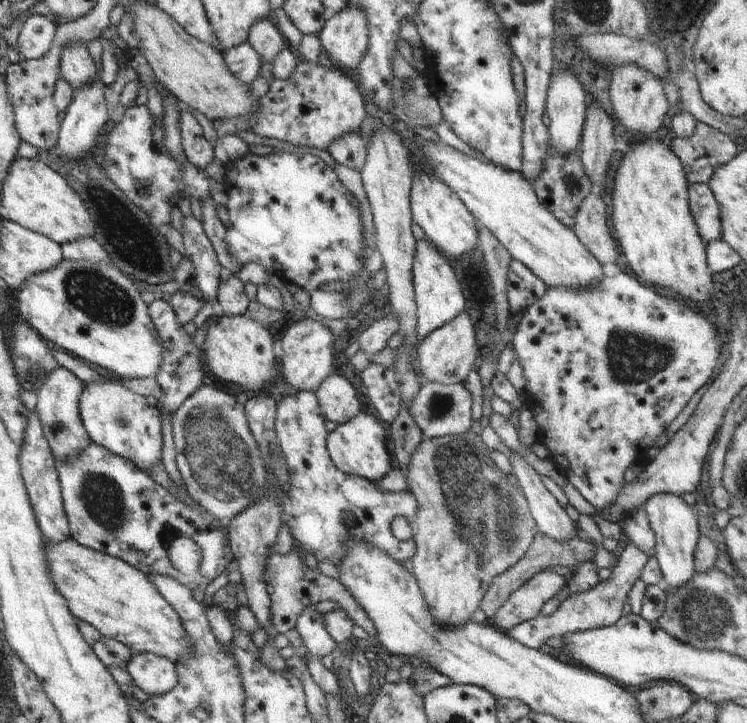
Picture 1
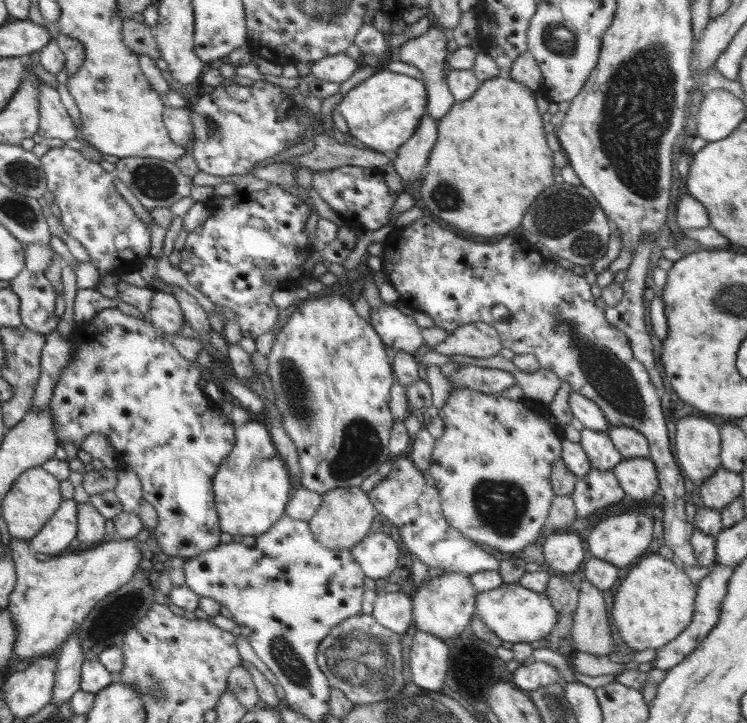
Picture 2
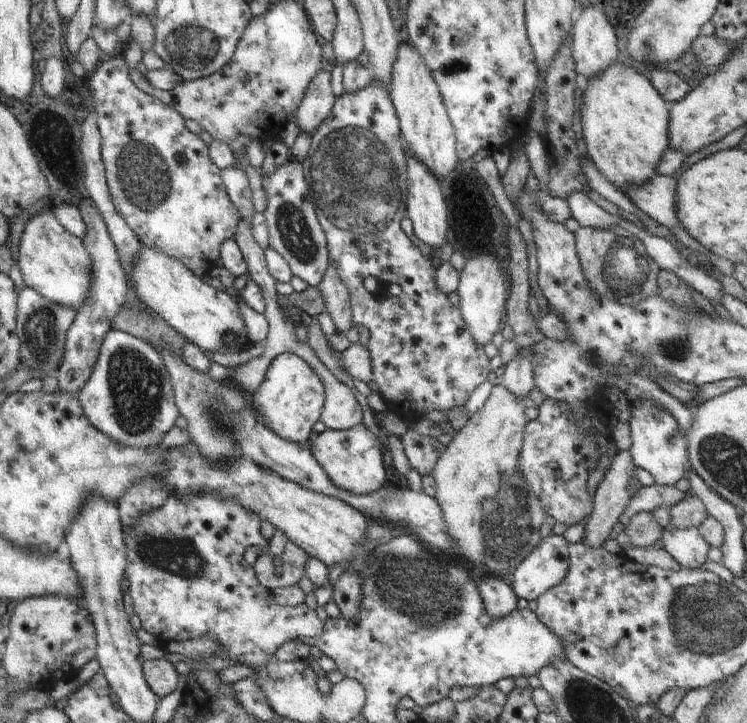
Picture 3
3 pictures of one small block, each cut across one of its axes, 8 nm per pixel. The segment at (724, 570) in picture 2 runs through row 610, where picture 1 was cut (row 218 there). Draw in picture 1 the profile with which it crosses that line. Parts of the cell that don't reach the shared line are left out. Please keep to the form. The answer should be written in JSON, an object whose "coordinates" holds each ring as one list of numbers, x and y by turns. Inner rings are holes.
{"coordinates":[[694,183,688,187,689,207,694,217,698,234,705,244,722,238,719,204,707,184]]}

